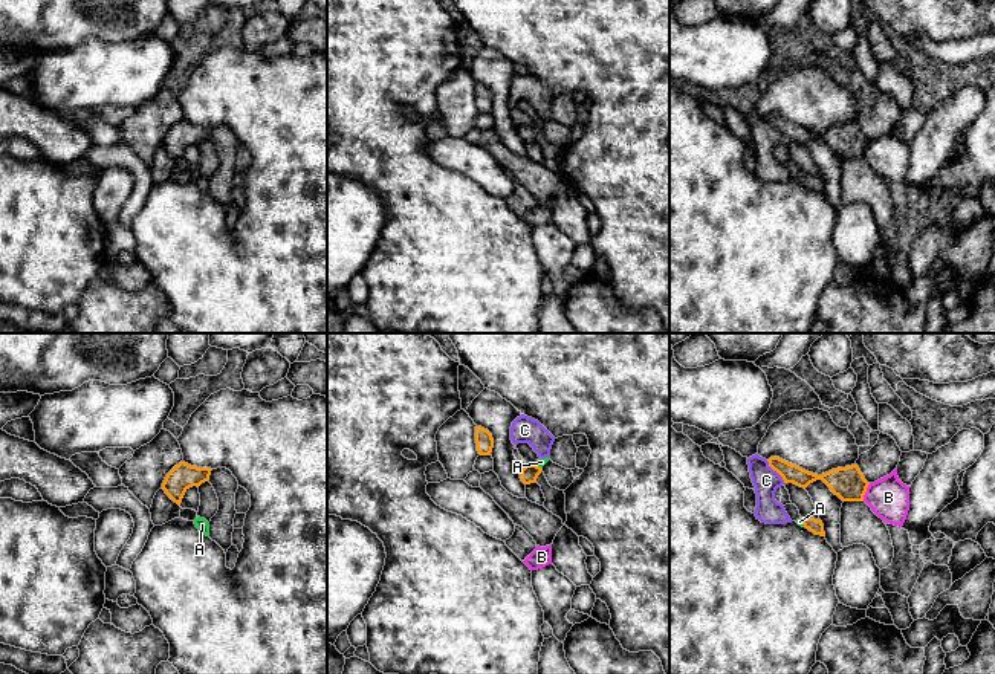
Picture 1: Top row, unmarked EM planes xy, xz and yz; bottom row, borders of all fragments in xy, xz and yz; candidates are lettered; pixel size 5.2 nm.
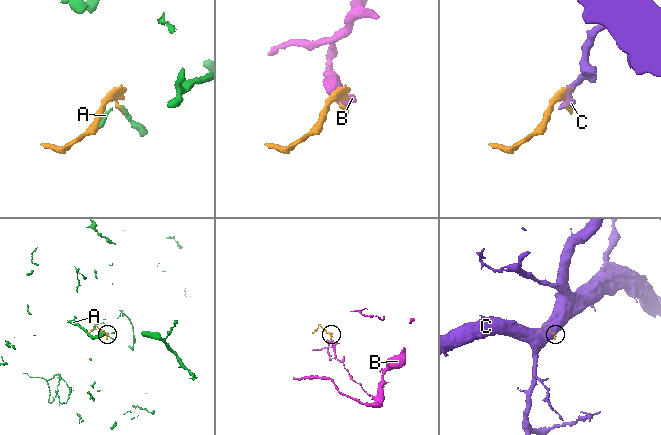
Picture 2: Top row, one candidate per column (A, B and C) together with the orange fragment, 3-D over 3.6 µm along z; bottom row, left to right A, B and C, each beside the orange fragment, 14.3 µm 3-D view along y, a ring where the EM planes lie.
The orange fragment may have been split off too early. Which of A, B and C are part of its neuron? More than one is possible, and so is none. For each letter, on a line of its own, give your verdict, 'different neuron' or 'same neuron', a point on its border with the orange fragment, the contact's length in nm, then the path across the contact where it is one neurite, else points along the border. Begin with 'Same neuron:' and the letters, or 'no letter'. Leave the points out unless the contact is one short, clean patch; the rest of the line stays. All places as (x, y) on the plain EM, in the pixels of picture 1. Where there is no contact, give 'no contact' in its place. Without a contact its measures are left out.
Same neuron: no letter
A: different neuron | yz (803, 181) | 50 nm
B: different neuron | yz (865, 149) | 100 nm | along yz (870, 141), (862, 158)
C: different neuron | yz (775, 127) | 160 nm | along yz (766, 118), (784, 139)

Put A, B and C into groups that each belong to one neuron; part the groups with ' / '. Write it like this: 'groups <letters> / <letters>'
groups A C / B

